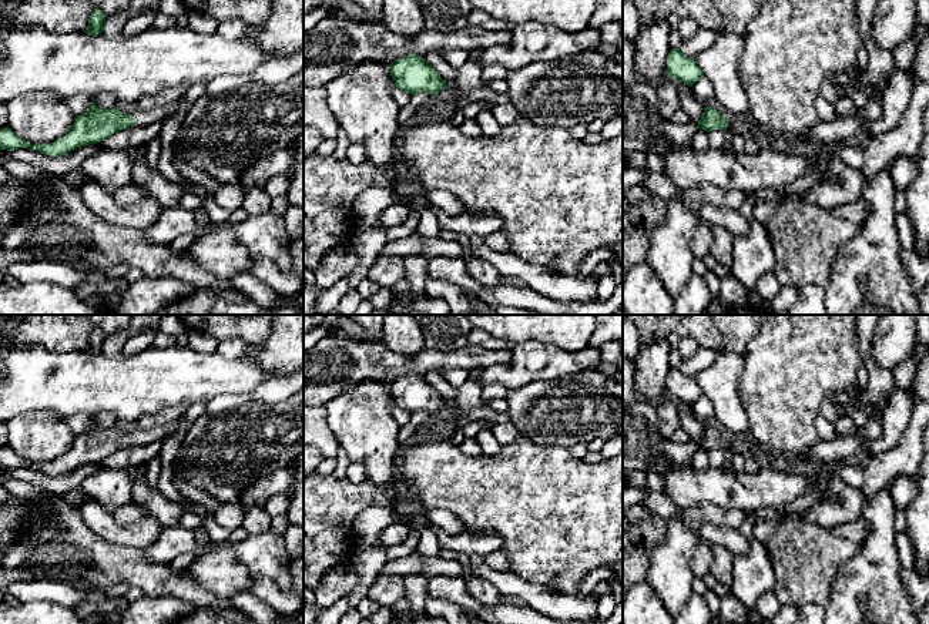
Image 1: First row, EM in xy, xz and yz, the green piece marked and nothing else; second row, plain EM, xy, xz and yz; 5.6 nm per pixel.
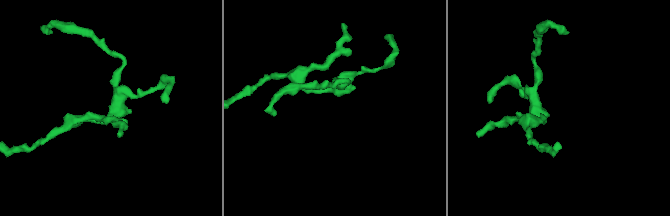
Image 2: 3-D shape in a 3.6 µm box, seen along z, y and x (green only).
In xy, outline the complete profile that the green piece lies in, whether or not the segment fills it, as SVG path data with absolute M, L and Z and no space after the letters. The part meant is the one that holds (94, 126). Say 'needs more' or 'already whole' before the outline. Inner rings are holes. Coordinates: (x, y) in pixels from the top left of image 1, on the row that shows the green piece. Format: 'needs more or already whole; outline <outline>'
needs more; outline M91 100L90 108L81 115L76 117L70 131L53 142L28 144L14 134L9 127L0 128L0 151L28 148L48 157L60 157L78 147L101 142L120 130L125 130L128 127L147 127L157 118L165 118L171 115L177 108L178 104L174 103L152 111L141 111L135 108L131 113L124 114L117 107L100 110L94 104L94 100Z

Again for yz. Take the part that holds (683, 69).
already whole; outline M671 48L667 56L667 77L692 87L692 84L704 77L694 58L685 57L678 48Z

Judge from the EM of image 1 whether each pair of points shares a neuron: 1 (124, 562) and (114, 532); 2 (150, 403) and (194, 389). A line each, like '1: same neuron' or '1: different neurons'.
1: different neurons
2: same neuron

